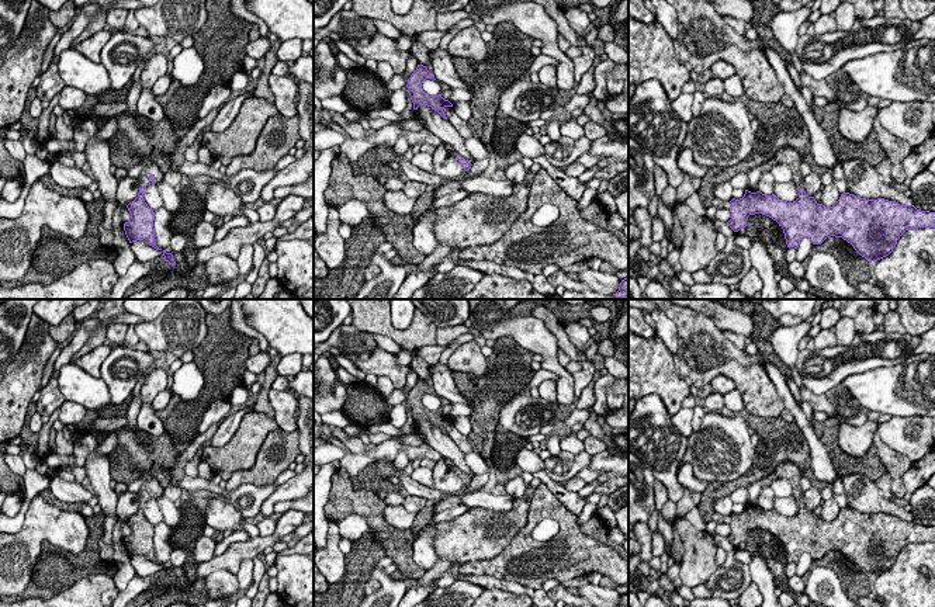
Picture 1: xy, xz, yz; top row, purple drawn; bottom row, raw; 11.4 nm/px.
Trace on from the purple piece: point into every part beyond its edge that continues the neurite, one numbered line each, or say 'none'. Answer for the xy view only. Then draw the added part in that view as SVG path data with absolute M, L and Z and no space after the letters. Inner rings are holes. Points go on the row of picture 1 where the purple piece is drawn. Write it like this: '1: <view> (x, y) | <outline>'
1: xy (151, 167) | M134 156L135 164L143 164L145 169L142 171L142 174L138 177L139 180L139 187L142 188L146 184L157 184L159 181L163 180L163 173L160 171L159 166L155 164L152 160L149 160L148 157L138 157Z

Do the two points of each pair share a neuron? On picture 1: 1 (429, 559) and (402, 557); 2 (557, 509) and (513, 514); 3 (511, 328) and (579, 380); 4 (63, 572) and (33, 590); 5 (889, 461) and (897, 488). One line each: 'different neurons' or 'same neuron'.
1: different neurons
2: different neurons
3: different neurons
4: same neuron
5: same neuron

